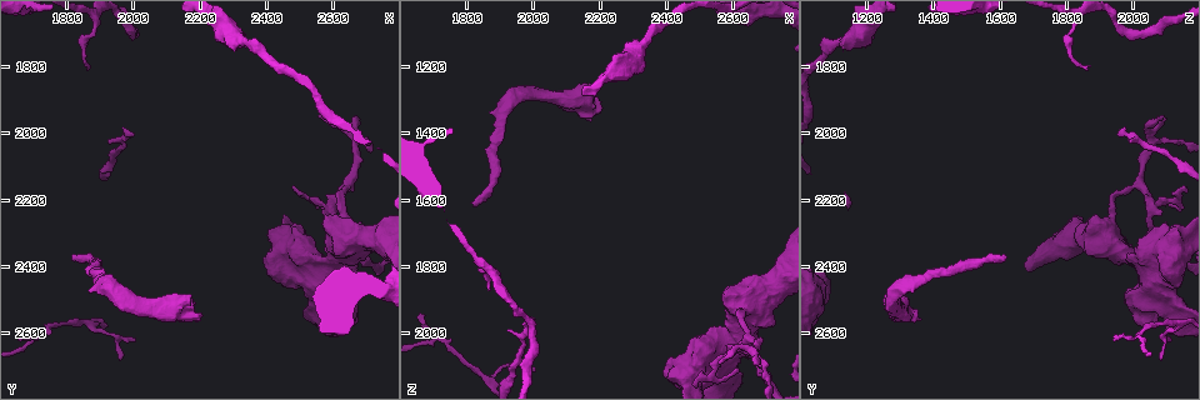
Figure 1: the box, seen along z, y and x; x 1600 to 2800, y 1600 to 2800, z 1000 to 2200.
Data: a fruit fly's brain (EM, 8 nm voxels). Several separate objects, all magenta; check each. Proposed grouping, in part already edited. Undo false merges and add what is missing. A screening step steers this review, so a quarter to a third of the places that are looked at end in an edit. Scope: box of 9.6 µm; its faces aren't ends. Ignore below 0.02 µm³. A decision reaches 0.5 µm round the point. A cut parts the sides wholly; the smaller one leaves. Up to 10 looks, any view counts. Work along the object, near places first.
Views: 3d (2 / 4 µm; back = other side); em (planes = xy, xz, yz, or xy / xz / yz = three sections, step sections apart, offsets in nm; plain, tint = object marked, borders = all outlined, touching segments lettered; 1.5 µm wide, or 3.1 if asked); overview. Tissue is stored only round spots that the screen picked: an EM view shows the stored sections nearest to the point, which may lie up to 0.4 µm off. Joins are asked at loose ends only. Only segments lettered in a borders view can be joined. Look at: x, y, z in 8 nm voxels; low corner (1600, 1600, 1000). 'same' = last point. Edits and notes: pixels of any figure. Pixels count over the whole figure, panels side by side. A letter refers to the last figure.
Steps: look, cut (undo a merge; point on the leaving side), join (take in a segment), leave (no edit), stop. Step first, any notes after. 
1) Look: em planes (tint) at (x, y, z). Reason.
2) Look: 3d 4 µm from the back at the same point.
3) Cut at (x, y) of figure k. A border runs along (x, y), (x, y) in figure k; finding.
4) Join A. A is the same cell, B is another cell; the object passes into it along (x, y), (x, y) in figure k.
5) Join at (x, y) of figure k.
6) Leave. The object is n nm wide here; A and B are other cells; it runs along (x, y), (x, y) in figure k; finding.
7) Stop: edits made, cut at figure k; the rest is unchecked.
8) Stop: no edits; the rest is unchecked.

Look: em planes (borders) at (2670, 1960, 2090). Free end.

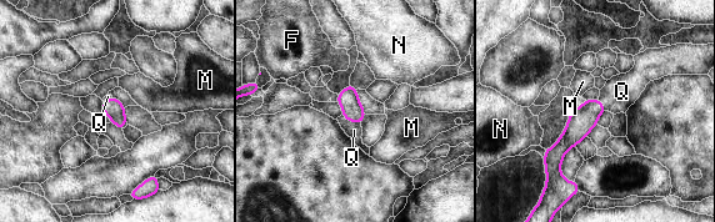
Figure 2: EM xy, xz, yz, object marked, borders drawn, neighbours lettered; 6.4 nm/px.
Join Q. Q is the same cell, F, M and N are other cells; the object passes into it along (348, 99), (351, 121), (354, 130) in figure 2; the neuron continues.

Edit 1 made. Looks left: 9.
Look: overview.

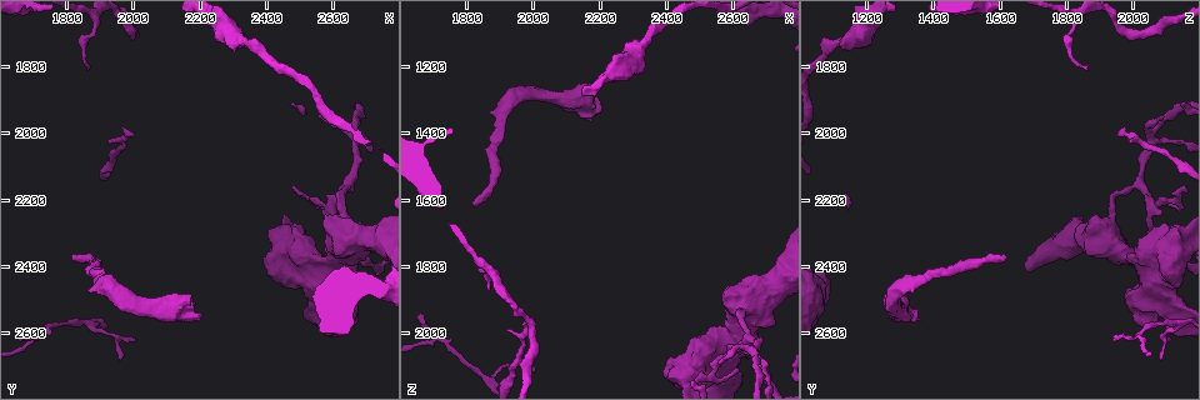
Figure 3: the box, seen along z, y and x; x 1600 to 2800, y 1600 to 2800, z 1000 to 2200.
Look: em planes (borders) at (2640, 2170, 2020). Three-way junction.

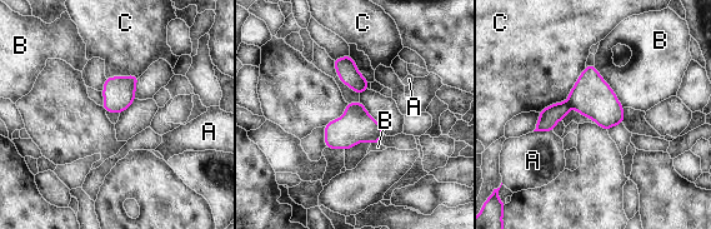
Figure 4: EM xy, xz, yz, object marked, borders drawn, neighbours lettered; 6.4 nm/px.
Cut at (591, 95) of figure 4. The object is 170 nm wide here; A, B and C are other cells; a border runs along (566, 100), (570, 106) in figure 4; a second neuron is stuck on.

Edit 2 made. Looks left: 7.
Look: em planes (borders) at (1810, 2370, 1630). An open end.

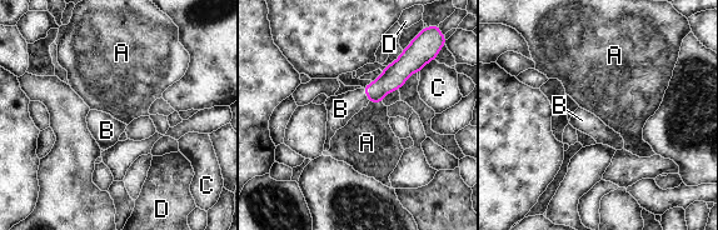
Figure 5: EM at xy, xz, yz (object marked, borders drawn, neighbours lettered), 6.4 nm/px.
Join B. The longest contact is with B, 90 nm; B is the same cell, A, C and D are other cells; the object passes into it along (394, 75), (367, 94), (340, 109) in figure 5; it goes on there.

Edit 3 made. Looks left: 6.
Look: overview. Redraw.

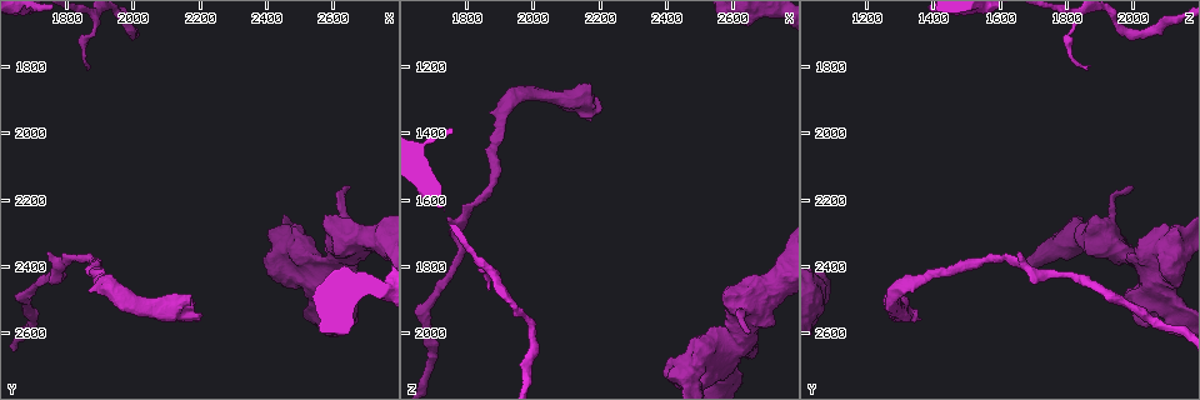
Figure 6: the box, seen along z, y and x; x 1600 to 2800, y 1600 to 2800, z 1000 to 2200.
Look: em xy step 8 (borders) at (1870, 1800, 1870). Free end.

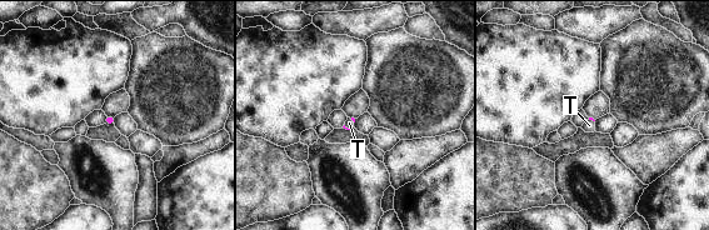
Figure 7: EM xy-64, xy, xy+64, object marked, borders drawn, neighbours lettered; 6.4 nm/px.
Look: em planes (borders) at the same point. Cut it another way.

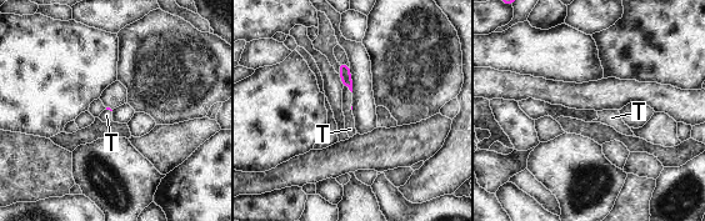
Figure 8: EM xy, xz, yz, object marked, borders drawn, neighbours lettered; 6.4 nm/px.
Join T. T is the same cell; the object passes into it along (344, 74), (348, 86), (346, 94) in figure 8; it goes on there.

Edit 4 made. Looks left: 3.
Stop: edits made, join at figure 2, cut at figure 4, join at figure 5, join at figure 8; the rest is unchecked.

